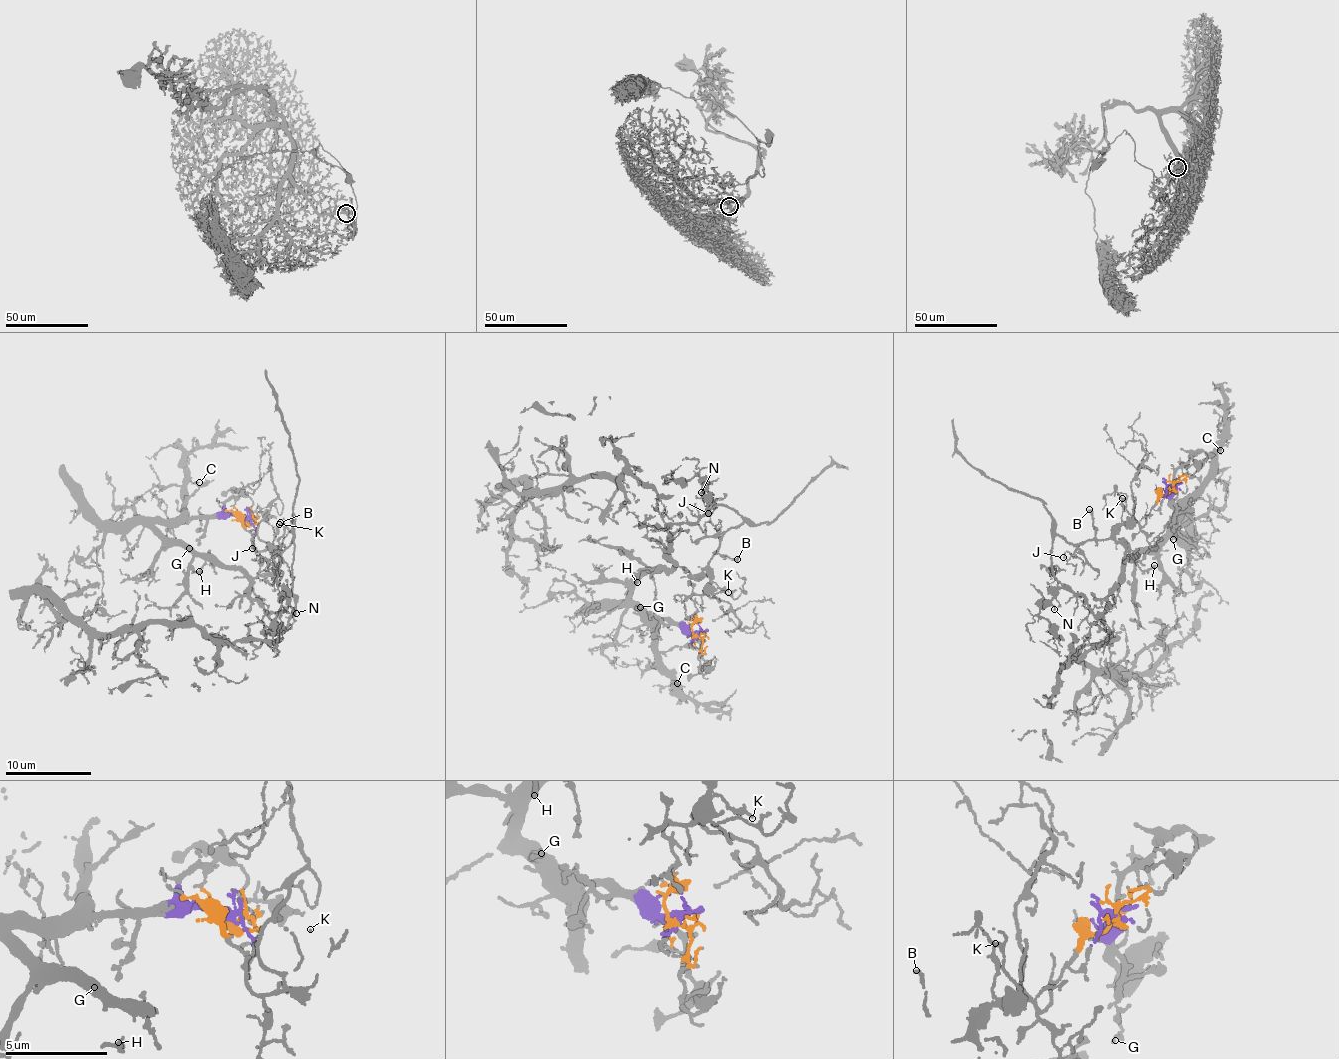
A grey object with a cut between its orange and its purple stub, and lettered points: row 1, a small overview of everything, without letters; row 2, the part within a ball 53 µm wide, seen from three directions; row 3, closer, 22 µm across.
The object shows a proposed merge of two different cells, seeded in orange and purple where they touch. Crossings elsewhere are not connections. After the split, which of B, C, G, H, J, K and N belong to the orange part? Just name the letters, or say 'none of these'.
B, J, K, N

